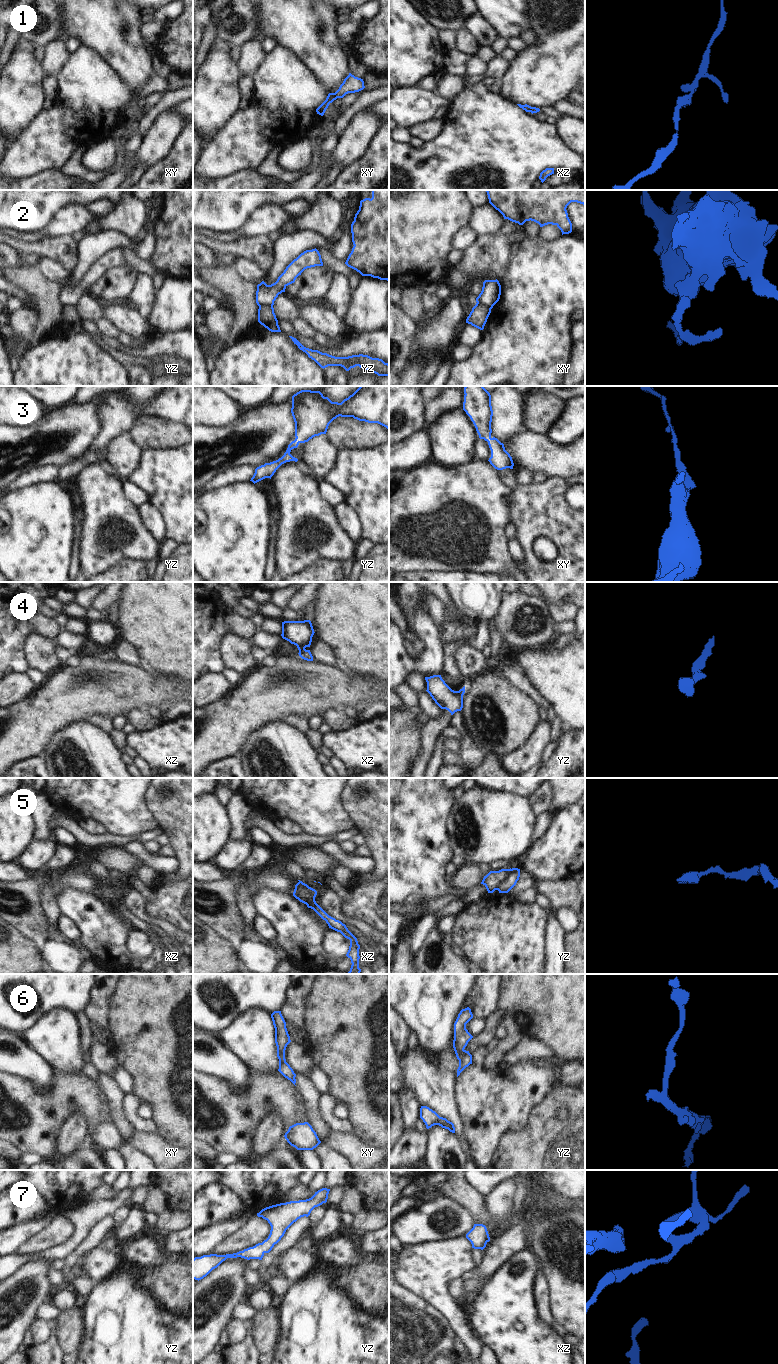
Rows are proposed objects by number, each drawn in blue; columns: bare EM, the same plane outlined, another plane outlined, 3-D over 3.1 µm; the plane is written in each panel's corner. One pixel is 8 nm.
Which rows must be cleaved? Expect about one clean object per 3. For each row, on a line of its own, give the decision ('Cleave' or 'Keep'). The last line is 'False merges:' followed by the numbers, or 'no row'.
1: Keep
2: Cleave
3: Keep
4: Keep
5: Cleave
6: Keep
7: Keep
False merges: 2, 5

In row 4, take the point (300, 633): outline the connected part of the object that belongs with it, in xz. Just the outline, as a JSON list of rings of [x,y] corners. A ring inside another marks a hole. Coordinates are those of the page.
[[[310,620],[282,622],[282,638],[297,646],[299,656],[307,661],[313,661],[310,650],[314,629]]]

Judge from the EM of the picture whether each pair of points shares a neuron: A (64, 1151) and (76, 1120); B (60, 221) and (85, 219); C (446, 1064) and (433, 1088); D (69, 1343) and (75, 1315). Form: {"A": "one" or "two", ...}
{"A": "one", "B": "one", "C": "one", "D": "one"}

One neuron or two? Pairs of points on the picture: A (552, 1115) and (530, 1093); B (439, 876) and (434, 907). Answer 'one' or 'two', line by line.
A: two
B: two

